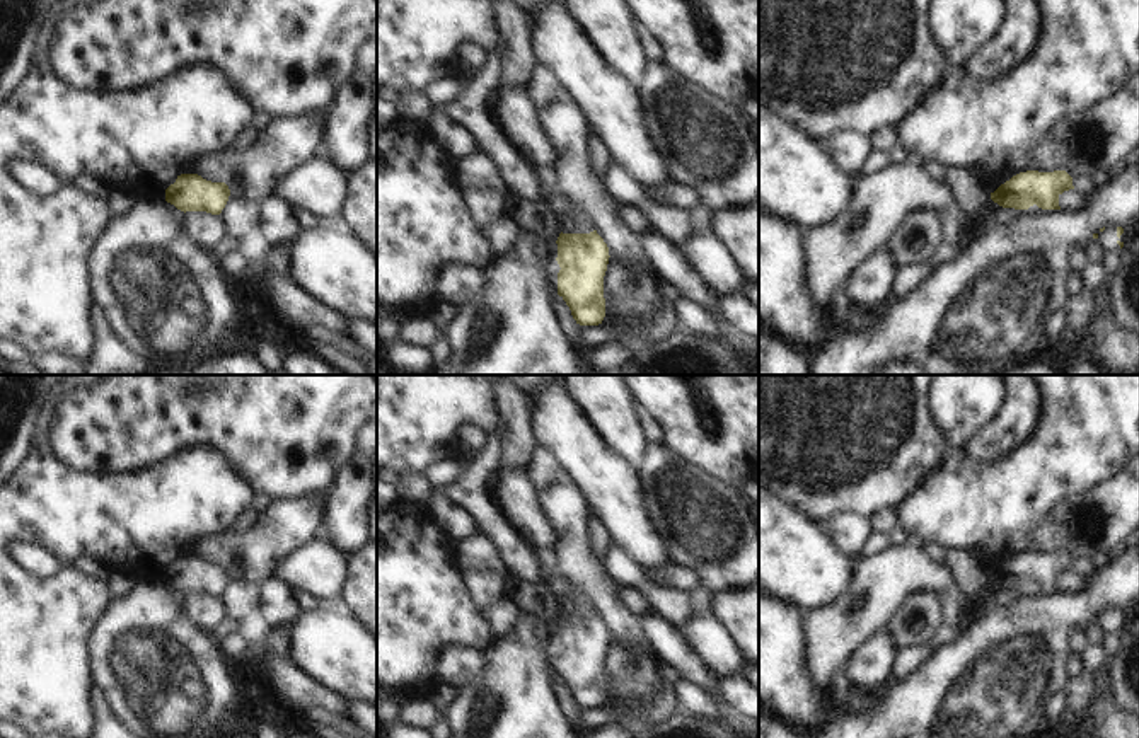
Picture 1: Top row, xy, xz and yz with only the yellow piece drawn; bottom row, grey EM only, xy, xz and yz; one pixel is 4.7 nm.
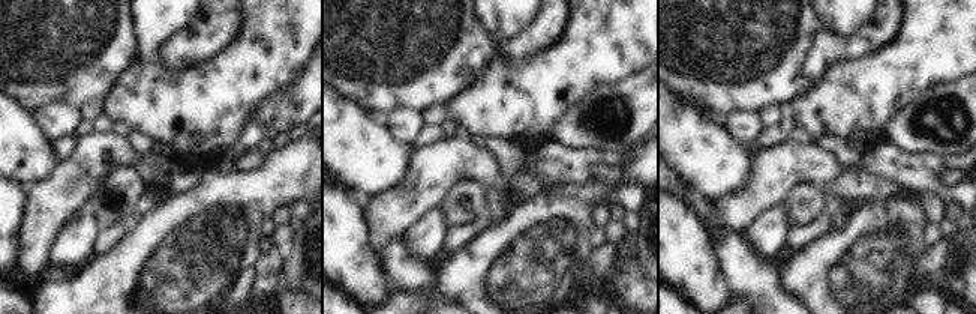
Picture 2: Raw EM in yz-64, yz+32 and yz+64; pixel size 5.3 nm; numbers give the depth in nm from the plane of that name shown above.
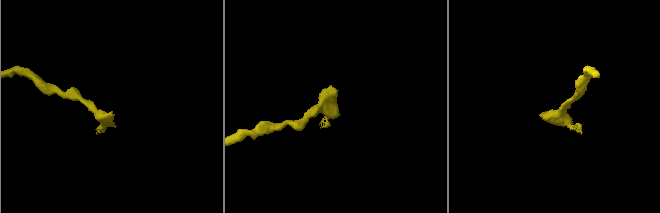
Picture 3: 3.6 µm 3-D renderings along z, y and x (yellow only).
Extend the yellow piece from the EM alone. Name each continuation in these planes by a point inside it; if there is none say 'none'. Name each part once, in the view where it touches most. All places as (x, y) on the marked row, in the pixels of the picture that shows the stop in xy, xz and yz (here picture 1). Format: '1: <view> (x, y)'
none

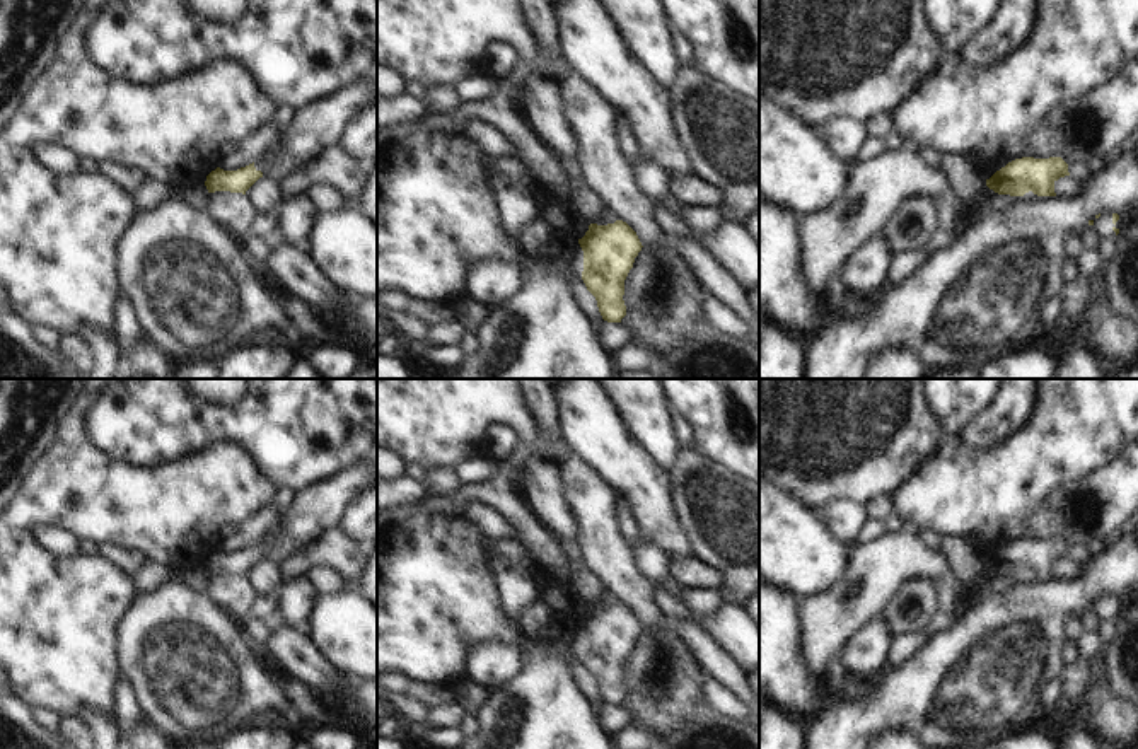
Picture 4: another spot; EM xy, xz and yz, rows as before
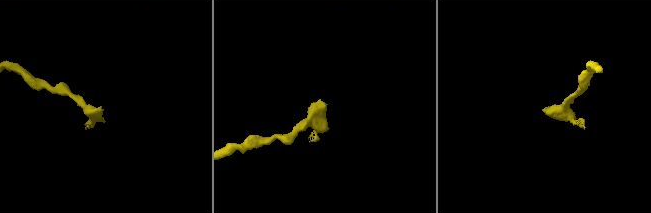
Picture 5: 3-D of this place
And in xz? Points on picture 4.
none

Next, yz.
none

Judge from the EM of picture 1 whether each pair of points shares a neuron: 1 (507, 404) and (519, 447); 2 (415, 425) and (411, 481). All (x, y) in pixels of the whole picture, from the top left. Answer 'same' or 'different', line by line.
1: same
2: different

